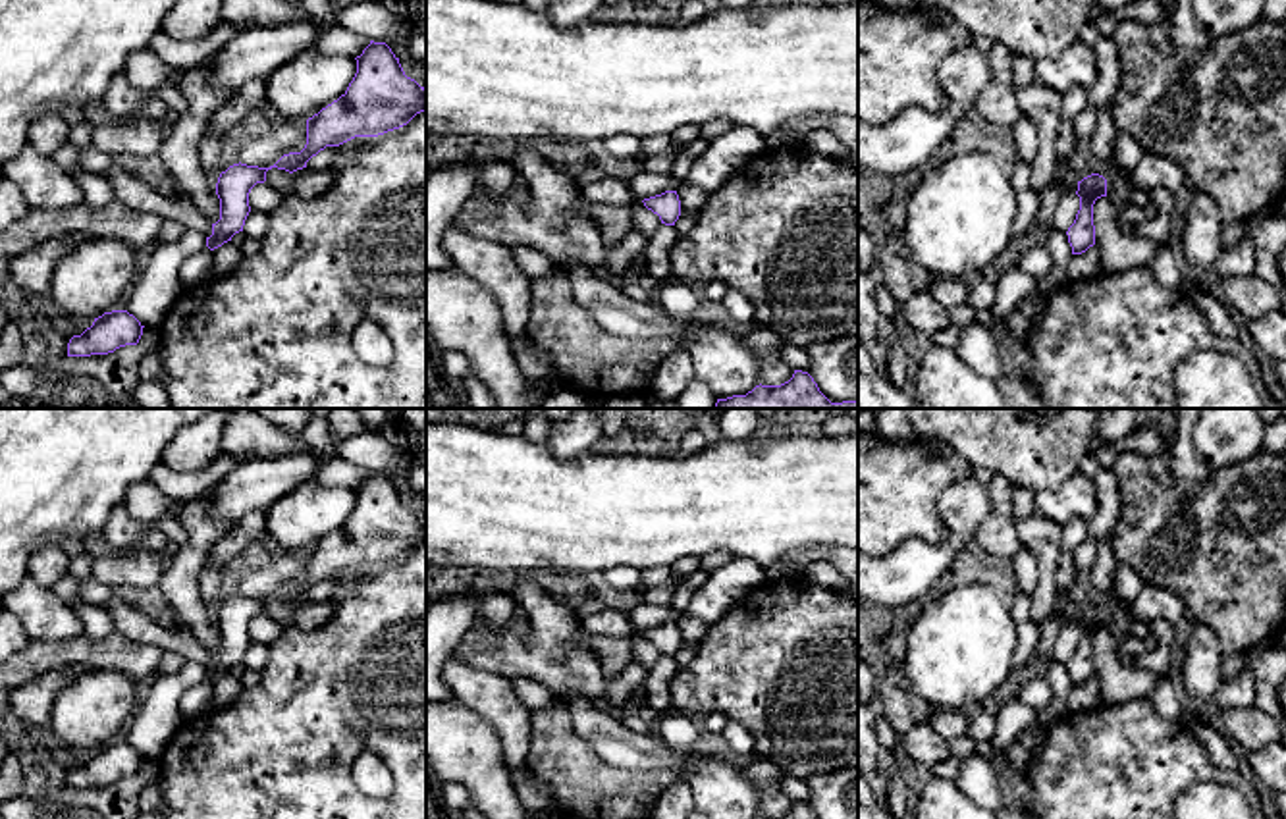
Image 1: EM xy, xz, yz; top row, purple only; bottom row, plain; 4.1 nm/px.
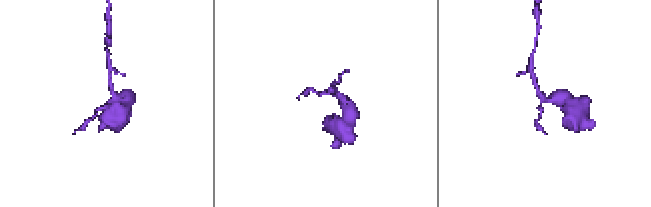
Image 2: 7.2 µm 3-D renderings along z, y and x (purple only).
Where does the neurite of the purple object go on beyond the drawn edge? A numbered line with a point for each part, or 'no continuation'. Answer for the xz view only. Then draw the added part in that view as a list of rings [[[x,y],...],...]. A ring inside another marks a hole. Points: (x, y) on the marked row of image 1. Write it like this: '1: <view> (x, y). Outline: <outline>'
no continuation

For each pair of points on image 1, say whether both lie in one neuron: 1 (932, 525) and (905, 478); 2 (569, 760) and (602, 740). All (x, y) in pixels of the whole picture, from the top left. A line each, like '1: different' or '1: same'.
1: same
2: different

